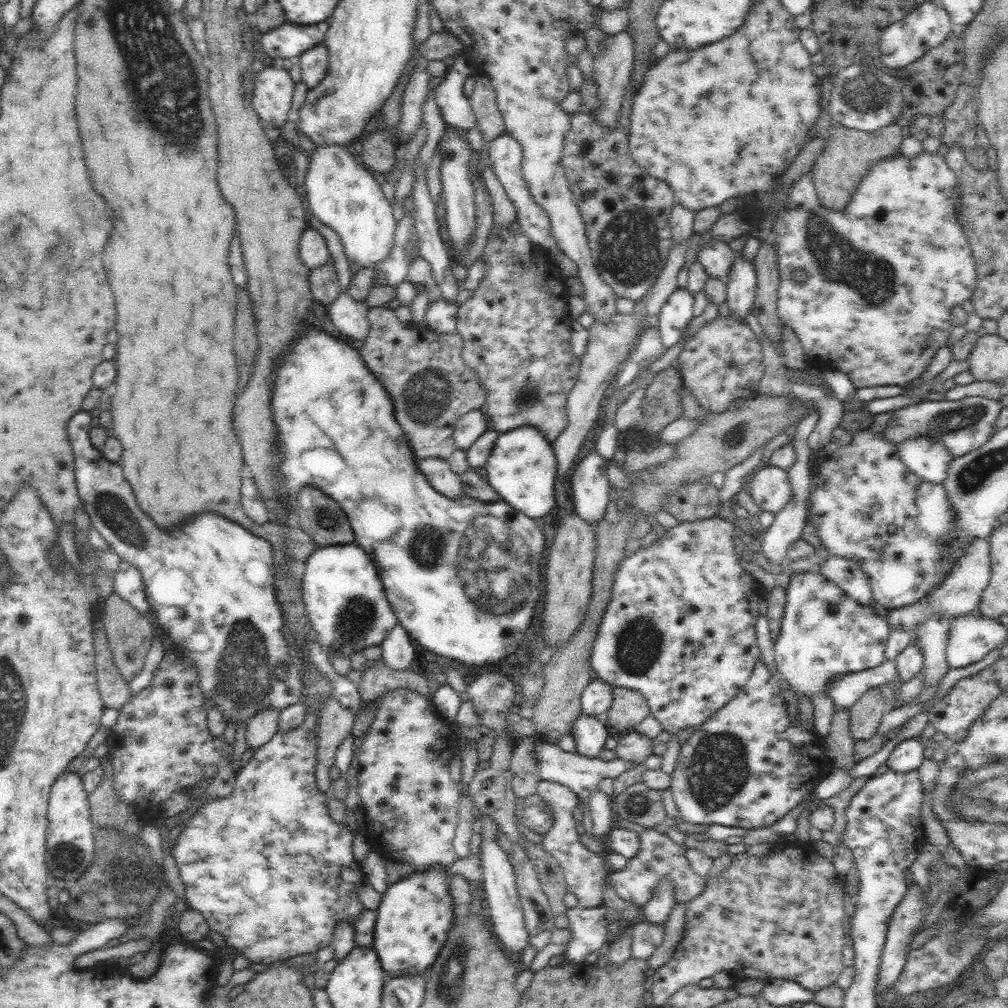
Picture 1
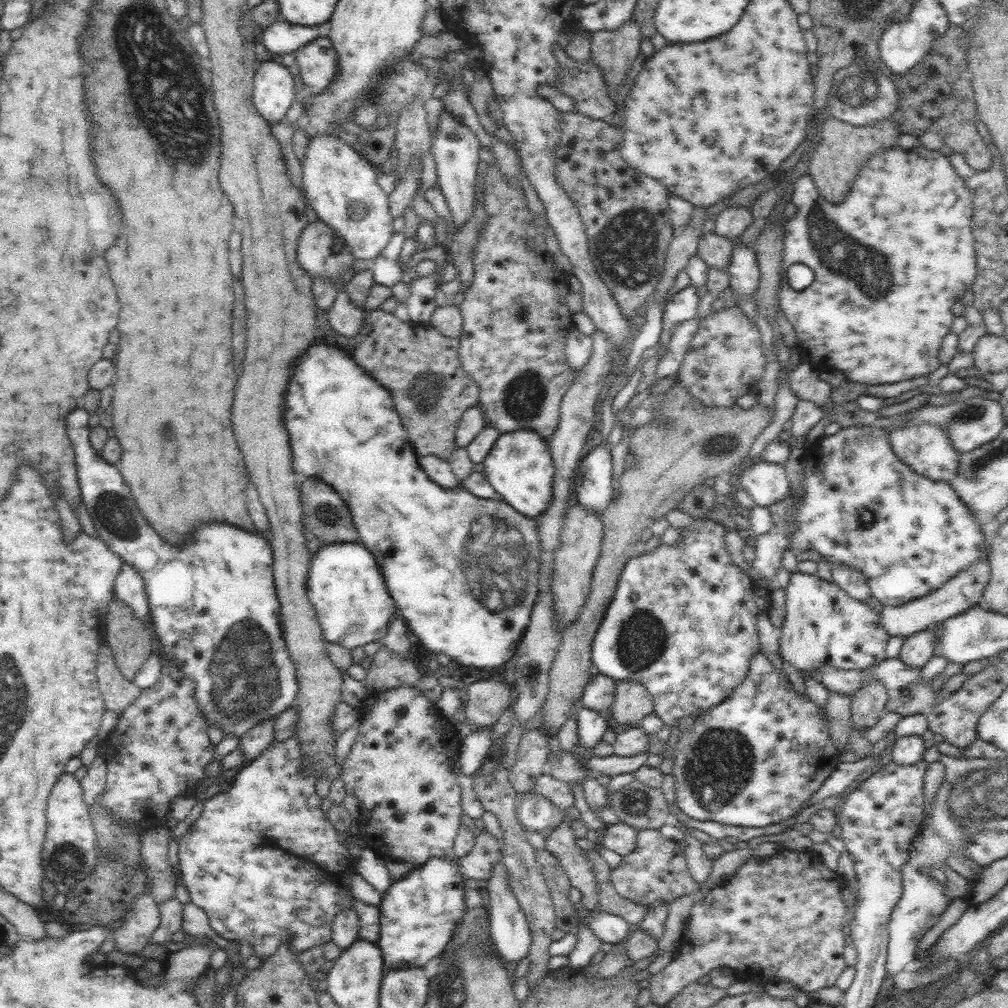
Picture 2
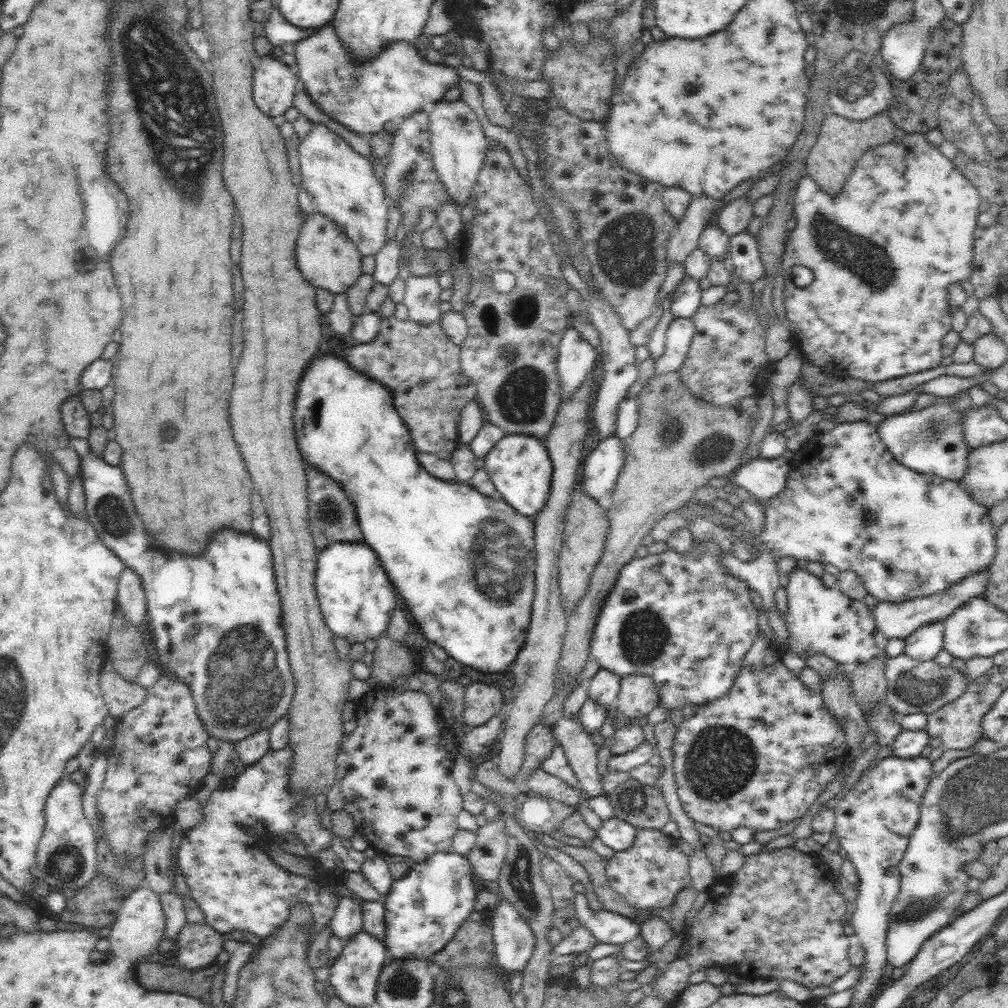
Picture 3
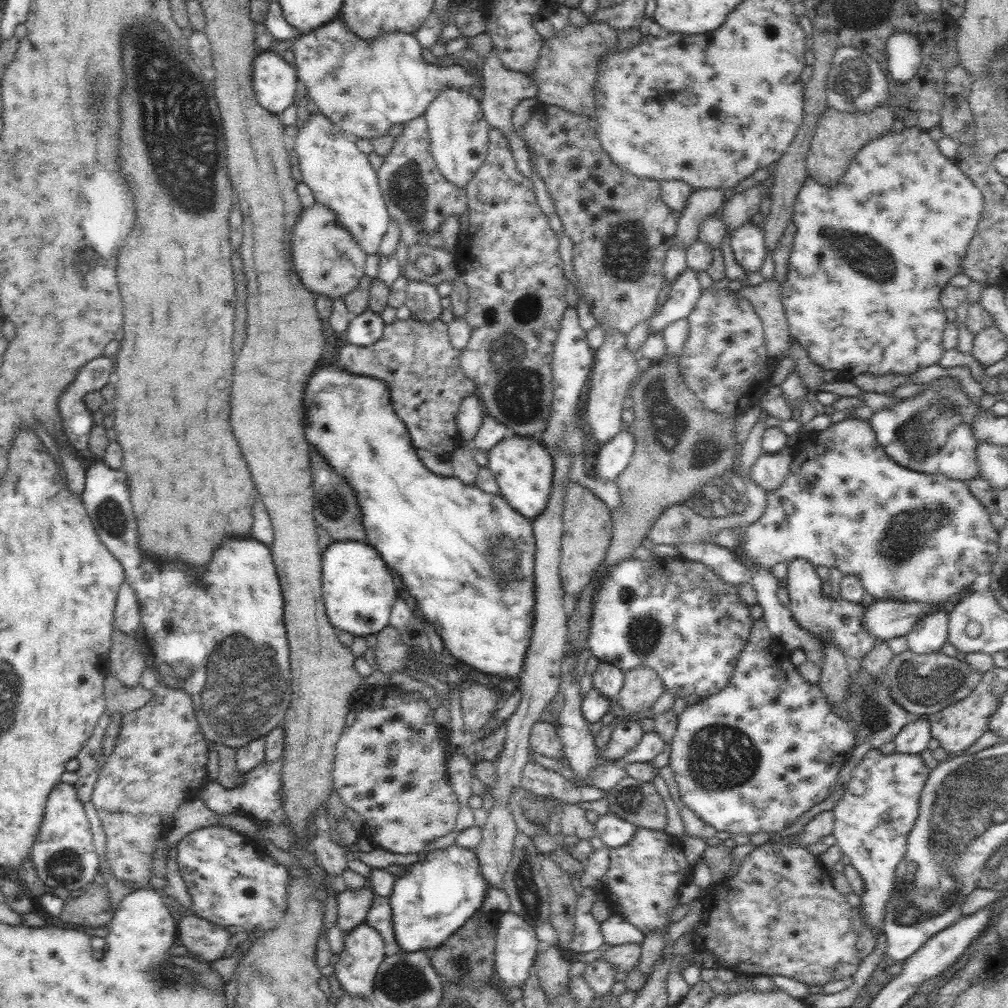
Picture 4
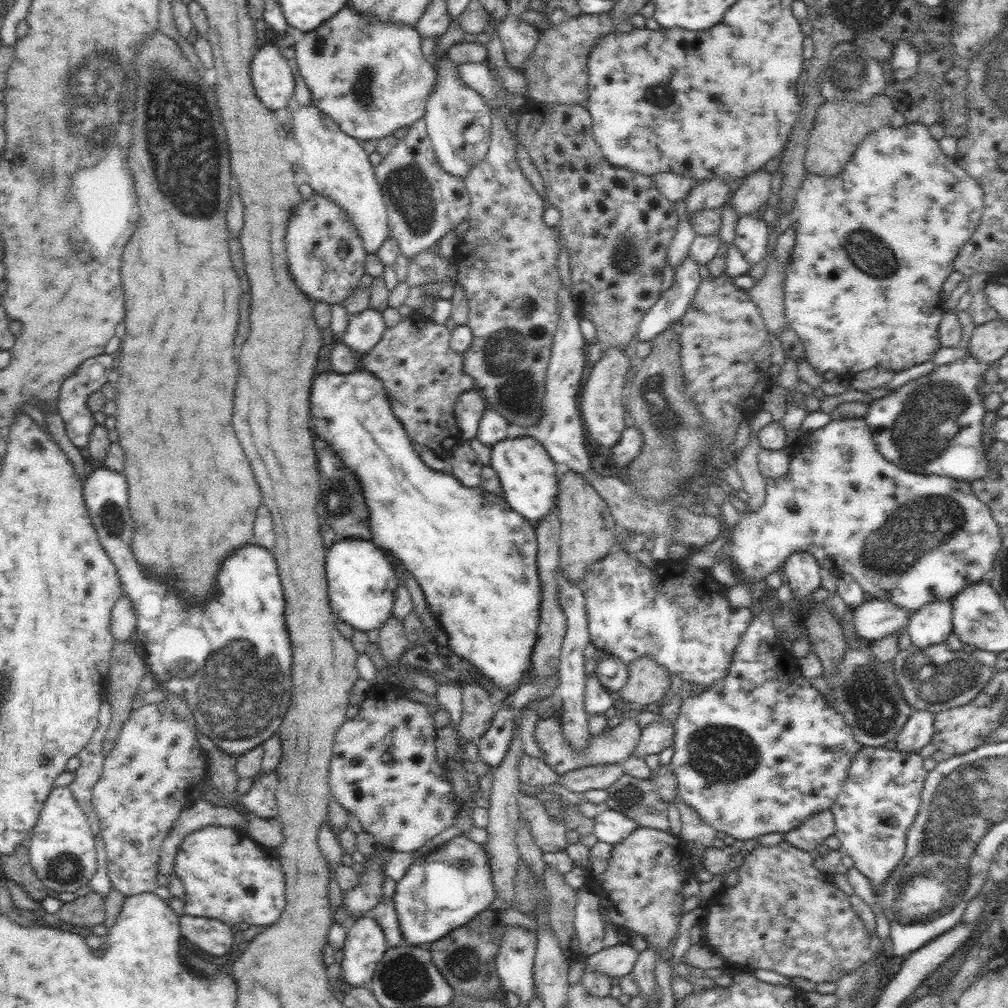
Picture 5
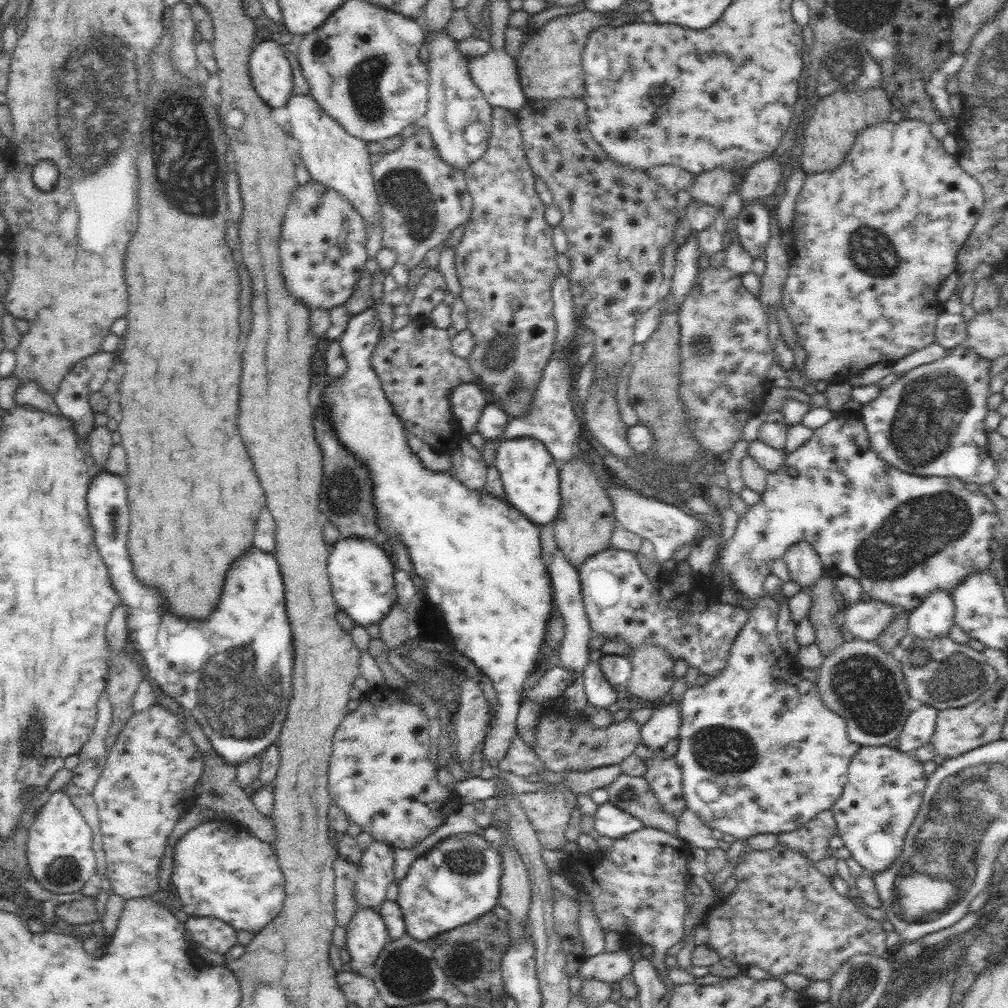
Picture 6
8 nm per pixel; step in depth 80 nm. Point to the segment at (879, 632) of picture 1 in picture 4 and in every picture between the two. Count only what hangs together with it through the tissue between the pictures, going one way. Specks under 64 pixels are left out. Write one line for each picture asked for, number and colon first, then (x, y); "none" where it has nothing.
2: (823, 626)
3: (820, 619)
4: (840, 621)

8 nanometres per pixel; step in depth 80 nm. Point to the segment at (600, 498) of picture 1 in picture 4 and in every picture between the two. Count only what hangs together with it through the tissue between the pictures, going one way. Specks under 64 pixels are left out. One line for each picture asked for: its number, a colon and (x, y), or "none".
2: (593, 477)
3: (602, 466)
4: (613, 457)

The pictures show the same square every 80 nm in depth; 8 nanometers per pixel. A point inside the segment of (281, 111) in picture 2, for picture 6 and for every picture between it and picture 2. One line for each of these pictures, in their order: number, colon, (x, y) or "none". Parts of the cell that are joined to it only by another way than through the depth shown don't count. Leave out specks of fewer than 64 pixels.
3: (273, 81)
4: (274, 80)
5: (272, 78)
6: (270, 72)

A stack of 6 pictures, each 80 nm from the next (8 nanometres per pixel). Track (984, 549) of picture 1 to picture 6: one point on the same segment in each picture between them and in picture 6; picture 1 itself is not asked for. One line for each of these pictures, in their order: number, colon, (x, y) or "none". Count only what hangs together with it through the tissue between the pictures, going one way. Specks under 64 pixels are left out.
2: (966, 589)
3: (895, 620)
4: (885, 619)
5: (873, 620)
6: (866, 620)

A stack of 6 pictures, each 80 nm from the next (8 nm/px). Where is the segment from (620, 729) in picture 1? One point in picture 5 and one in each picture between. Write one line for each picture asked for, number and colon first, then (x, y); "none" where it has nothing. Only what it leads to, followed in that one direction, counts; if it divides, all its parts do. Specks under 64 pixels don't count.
2: (632, 702)
3: (638, 696)
4: (642, 686)
5: (648, 682)

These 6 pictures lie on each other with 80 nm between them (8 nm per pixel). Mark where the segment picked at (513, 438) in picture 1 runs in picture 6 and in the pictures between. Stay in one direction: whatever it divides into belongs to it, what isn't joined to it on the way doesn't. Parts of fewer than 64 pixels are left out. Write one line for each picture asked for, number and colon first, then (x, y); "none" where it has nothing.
2: (520, 468)
3: (519, 465)
4: (523, 467)
5: (526, 471)
6: (530, 479)

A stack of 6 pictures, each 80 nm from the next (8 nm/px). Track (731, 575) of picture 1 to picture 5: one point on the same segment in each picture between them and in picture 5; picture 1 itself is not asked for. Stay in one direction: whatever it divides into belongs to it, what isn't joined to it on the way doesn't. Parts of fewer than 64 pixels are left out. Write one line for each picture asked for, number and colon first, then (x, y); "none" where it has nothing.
2: (683, 622)
3: (682, 619)
4: (675, 615)
5: (678, 619)

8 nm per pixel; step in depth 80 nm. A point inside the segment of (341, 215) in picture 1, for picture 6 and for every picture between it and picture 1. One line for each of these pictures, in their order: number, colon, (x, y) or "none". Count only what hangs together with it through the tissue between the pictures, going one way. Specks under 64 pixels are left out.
2: (340, 184)
3: (342, 183)
4: (341, 177)
5: (336, 166)
6: (333, 158)

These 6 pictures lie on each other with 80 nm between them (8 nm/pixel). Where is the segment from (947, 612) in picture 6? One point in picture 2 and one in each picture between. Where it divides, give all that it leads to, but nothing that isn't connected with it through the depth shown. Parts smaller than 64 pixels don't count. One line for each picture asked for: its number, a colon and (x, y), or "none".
2: (918, 648)
3: (926, 642)
4: (929, 634)
5: (932, 624)

